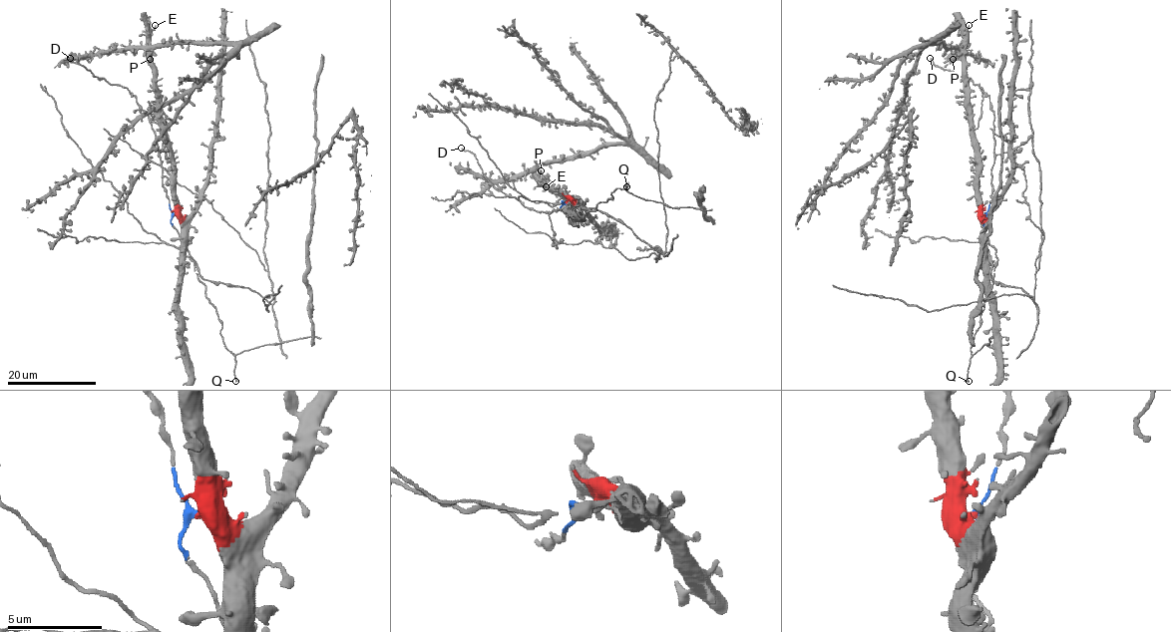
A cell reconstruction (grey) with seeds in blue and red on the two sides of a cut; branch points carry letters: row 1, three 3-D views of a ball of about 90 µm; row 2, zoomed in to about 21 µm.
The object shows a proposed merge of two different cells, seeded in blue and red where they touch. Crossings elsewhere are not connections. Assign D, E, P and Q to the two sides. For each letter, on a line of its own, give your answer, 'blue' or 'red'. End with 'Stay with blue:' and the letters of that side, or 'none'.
D: blue
E: red
P: red
Q: blue
Stay with blue: D, Q

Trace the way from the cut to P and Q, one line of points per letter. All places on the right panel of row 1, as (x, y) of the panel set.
P: (985, 214), (980, 213), (967, 69), (960, 59), (952, 59)
Q: (985, 214), (984, 240), (995, 251), (996, 265), (993, 284), (984, 301), (971, 347), (969, 382)

